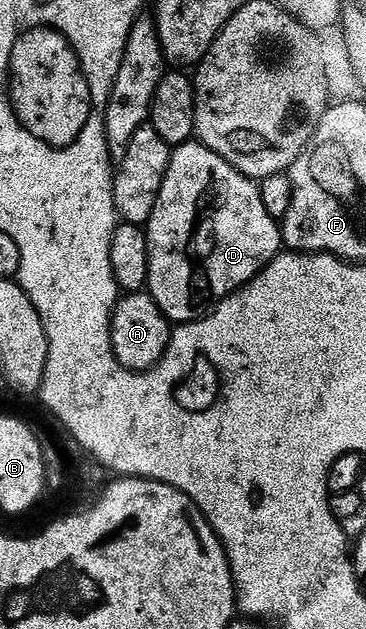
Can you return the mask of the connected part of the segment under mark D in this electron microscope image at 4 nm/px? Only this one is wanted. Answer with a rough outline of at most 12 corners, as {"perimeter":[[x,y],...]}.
{"perimeter":[[173,148],[145,290],[174,325],[284,247],[258,183]]}

